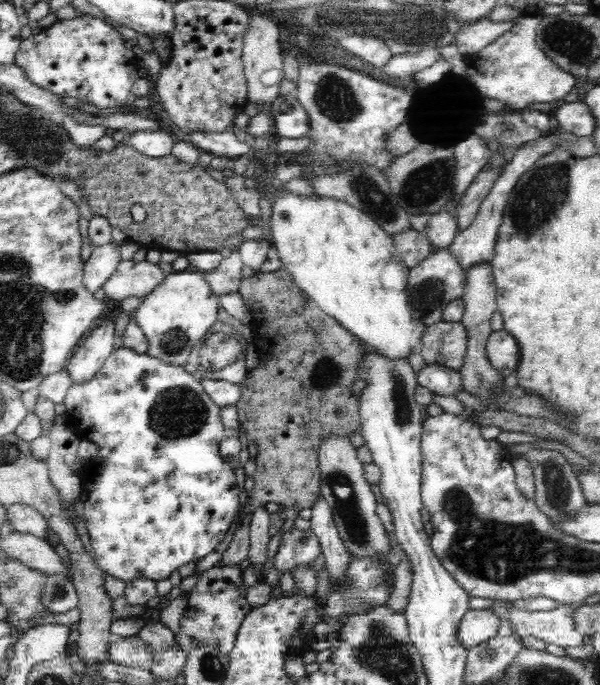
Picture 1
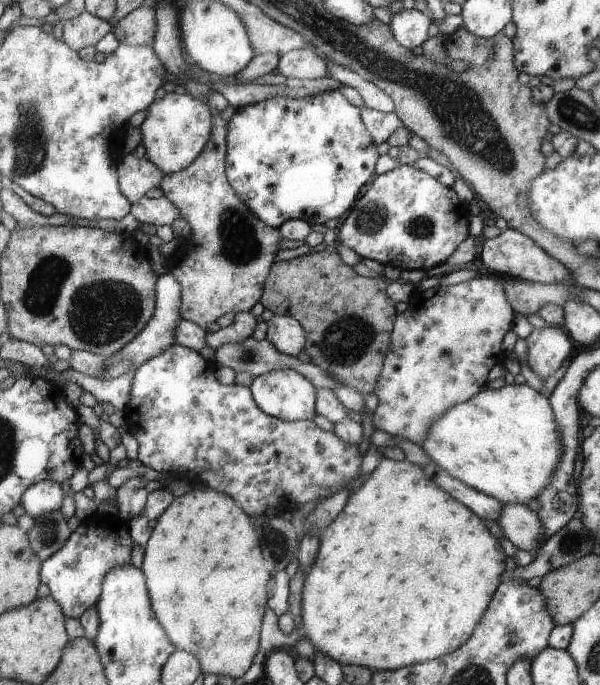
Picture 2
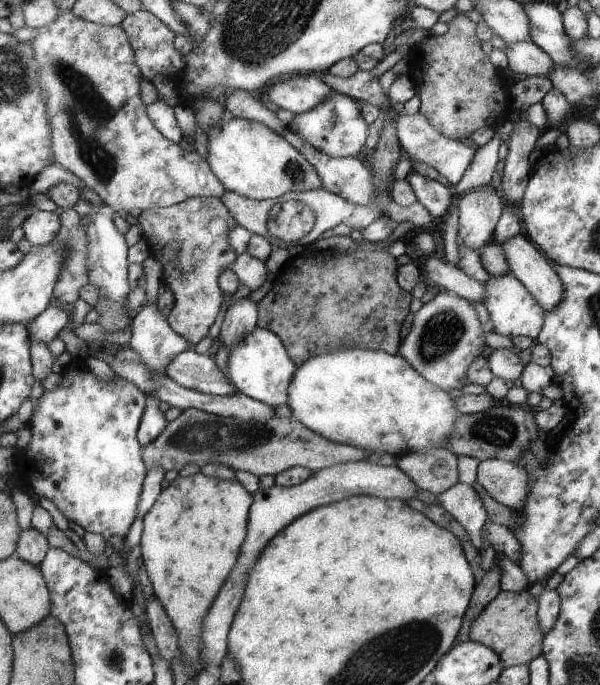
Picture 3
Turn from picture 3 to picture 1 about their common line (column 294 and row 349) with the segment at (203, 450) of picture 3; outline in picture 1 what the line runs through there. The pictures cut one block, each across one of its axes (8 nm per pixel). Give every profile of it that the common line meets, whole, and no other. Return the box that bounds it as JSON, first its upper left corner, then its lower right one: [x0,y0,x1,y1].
[420,322,467,370]

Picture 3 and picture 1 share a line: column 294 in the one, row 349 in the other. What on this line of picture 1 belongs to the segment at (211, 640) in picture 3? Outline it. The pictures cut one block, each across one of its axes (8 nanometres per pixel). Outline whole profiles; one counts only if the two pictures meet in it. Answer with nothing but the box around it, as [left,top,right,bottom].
[486,328,520,378]

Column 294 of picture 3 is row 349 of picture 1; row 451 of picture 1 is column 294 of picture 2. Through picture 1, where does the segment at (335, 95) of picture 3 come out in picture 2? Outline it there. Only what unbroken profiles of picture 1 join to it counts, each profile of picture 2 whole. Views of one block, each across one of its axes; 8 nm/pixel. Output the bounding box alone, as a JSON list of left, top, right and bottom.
[225,91,380,228]

